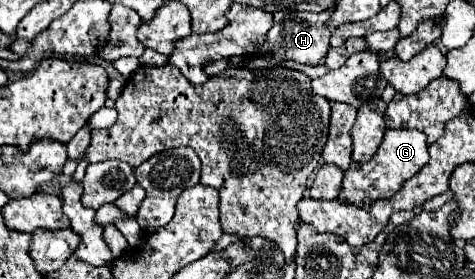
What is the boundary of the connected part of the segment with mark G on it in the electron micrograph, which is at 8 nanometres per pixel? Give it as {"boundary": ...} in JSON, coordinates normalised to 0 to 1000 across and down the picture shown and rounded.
{"boundary":[[[813,462],[808,505],[792,556],[775,584],[741,584],[733,613],[724,620],[724,670],[712,713],[720,728],[749,735],[758,749],[775,749],[787,720],[796,713],[817,713],[825,706],[855,642],[876,627],[893,591],[901,584],[901,520],[897,520],[897,484],[876,470],[876,462]]]}

